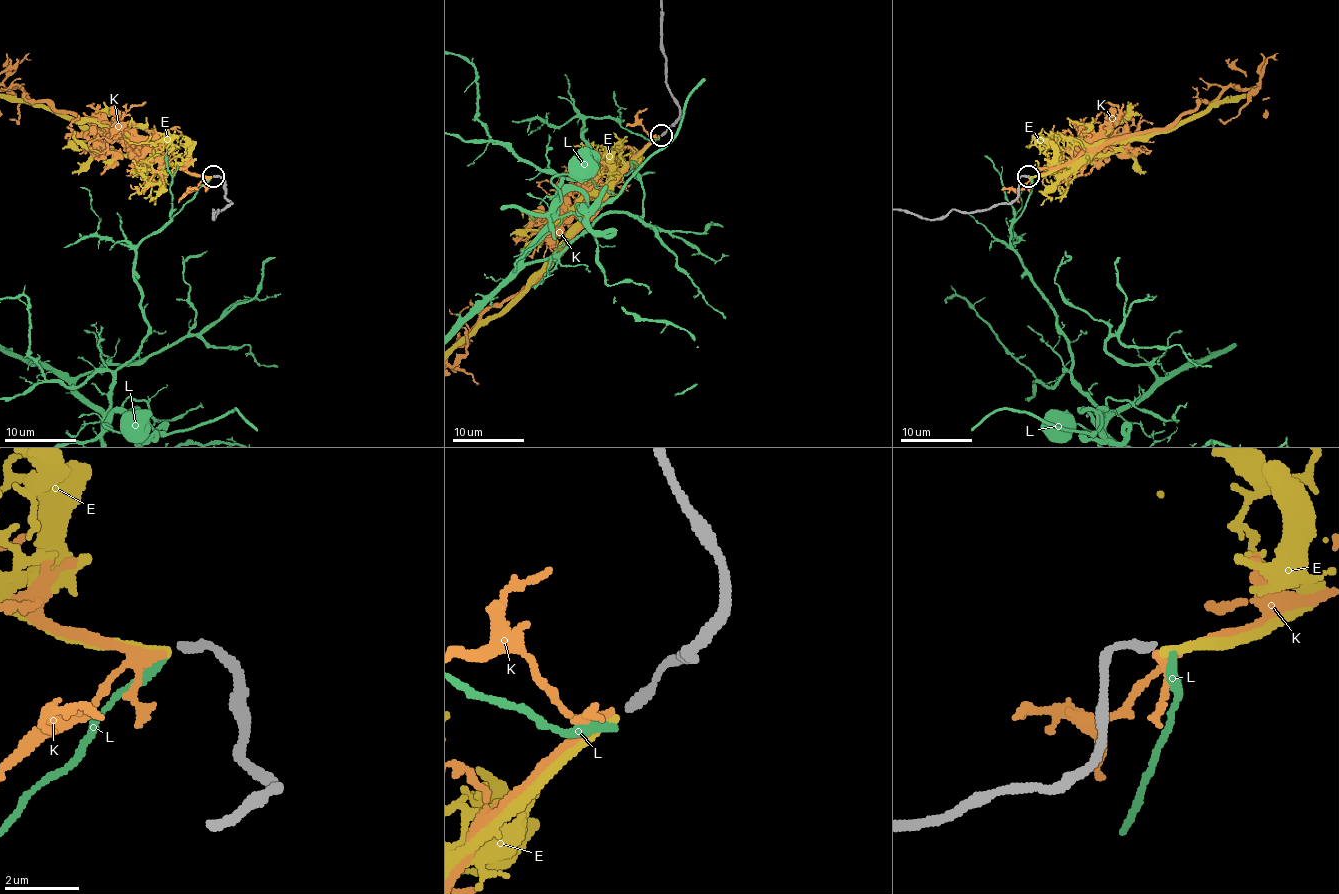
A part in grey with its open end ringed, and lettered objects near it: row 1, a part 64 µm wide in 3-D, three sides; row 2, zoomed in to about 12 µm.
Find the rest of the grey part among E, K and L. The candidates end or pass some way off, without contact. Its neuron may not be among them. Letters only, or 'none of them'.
none of them

